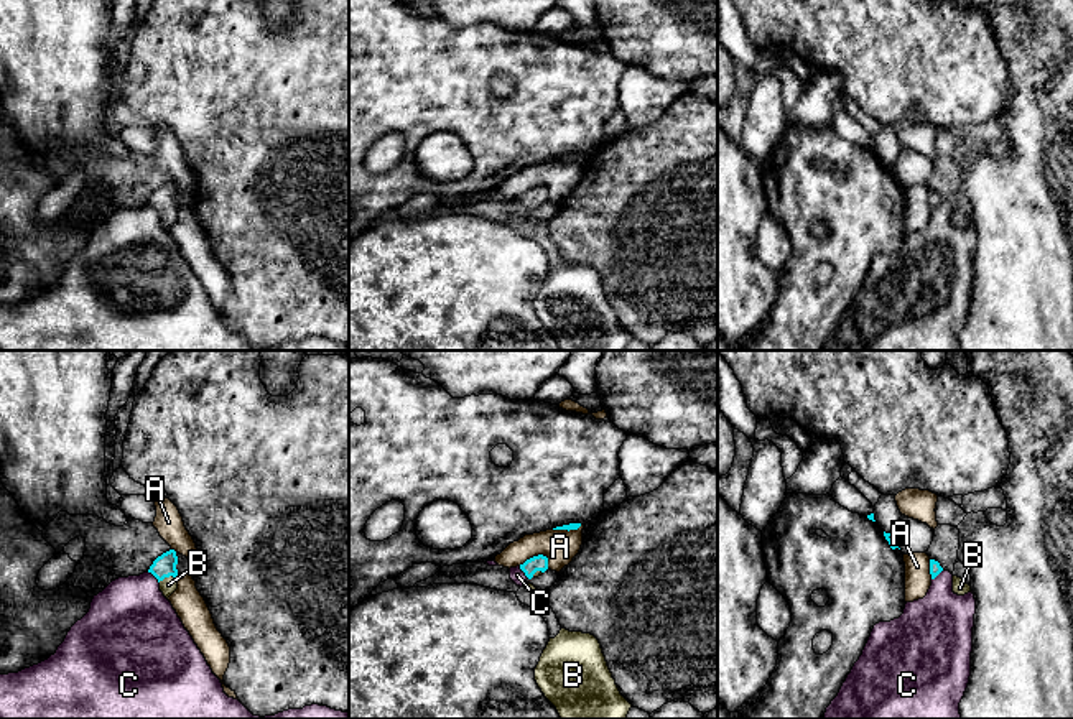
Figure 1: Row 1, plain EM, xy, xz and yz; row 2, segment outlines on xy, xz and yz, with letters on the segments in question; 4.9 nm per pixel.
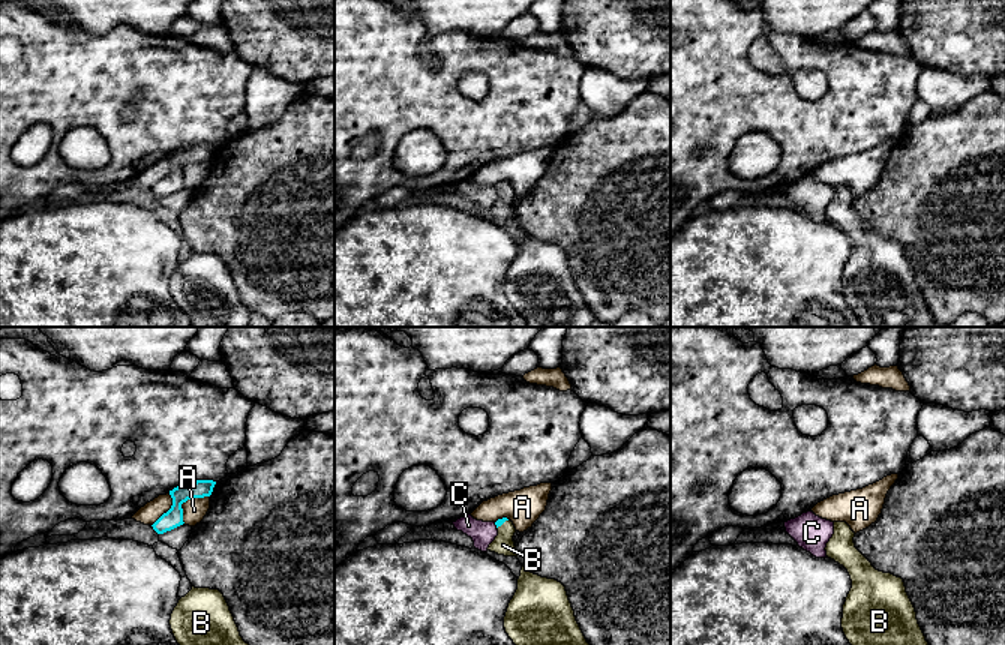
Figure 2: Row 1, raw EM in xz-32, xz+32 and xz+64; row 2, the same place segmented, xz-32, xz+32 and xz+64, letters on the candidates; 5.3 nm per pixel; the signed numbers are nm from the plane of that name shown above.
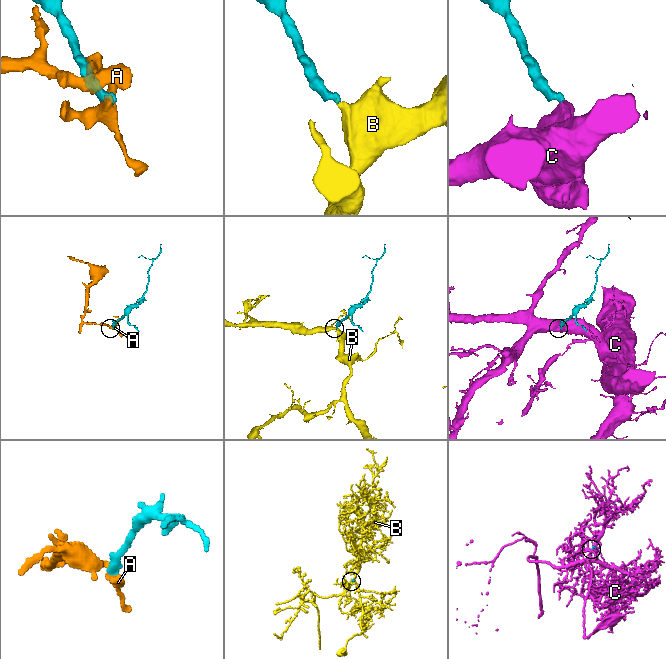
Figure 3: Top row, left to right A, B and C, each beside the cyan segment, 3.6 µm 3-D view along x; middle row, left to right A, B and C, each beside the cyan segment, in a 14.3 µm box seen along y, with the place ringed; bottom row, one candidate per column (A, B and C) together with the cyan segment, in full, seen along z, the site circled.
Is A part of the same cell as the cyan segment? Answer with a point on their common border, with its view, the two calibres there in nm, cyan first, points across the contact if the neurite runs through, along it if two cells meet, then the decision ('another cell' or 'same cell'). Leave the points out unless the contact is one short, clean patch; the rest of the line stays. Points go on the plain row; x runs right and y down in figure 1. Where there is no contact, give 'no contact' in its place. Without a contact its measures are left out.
meets cyan in xz at (534, 188); 80 nm thick on the cyan side, 170 nm on the other; border along xz (548, 190), (534, 186), (519, 196); another cell

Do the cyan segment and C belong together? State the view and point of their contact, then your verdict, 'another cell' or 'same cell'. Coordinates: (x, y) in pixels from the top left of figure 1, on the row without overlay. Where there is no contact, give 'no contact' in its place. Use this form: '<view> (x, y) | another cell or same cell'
xy (155, 208) | another cell

